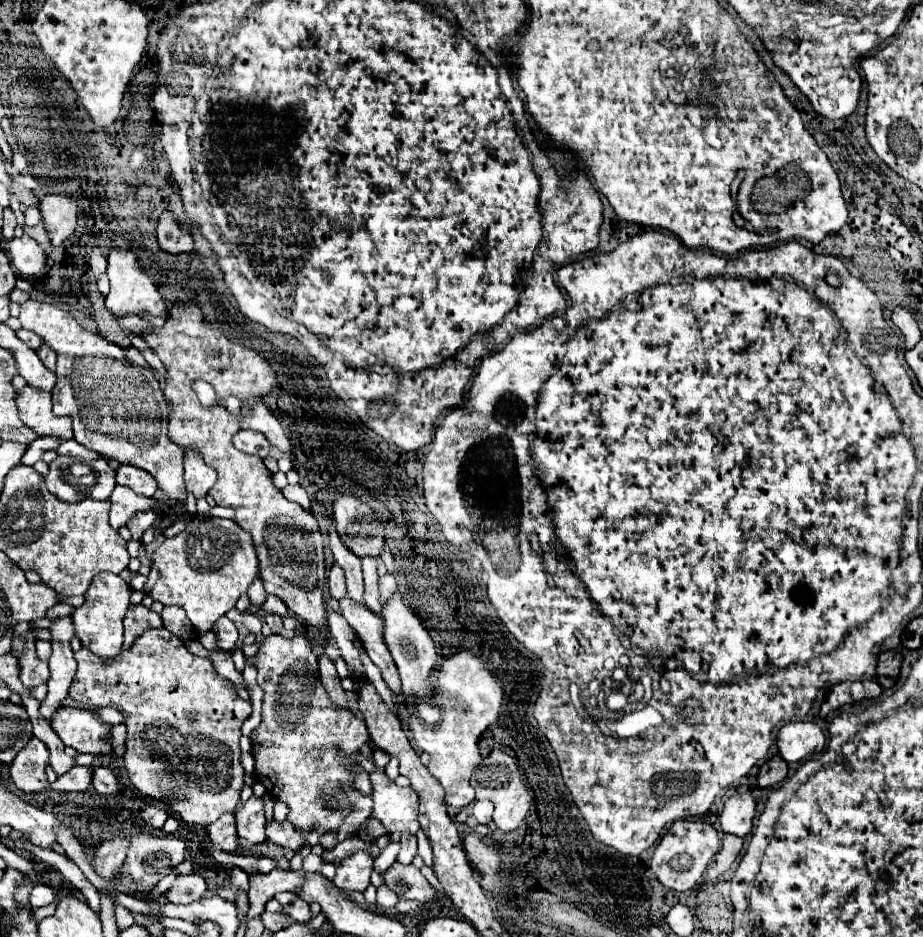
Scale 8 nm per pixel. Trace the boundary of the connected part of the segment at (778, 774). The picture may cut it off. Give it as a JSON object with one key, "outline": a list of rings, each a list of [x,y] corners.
{"outline":[[[776,754],[772,756],[768,762],[764,762],[760,766],[760,772],[758,772],[758,780],[756,780],[756,786],[758,788],[768,788],[768,786],[774,786],[778,782],[782,782],[788,774],[788,764]]]}

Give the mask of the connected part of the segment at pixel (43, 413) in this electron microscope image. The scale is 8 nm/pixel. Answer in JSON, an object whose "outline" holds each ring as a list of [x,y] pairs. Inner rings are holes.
{"outline":[[[22,388],[16,398],[20,420],[38,436],[54,436],[60,440],[72,438],[72,420],[52,412],[52,396],[36,388]]]}

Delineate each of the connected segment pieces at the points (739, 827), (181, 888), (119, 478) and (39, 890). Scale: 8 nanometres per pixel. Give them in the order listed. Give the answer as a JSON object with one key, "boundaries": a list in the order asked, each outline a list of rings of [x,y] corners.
{"boundaries":[[[[750,792],[734,794],[732,798],[726,800],[724,810],[722,810],[720,818],[718,818],[720,832],[744,838],[752,830],[754,812],[756,812],[756,802],[750,796]]],[[[192,872],[192,874],[186,874],[186,876],[178,876],[170,890],[166,892],[166,900],[168,902],[174,902],[174,904],[190,904],[190,902],[196,902],[204,896],[206,892],[206,882],[200,874]]],[[[122,464],[116,470],[116,482],[122,486],[128,486],[130,490],[134,490],[136,494],[146,496],[146,498],[152,498],[158,488],[156,480],[148,472],[140,470],[136,466],[128,466],[128,464]]],[[[36,884],[32,888],[32,894],[30,894],[30,906],[32,908],[40,908],[40,906],[48,906],[54,902],[54,892],[50,886],[46,884]]]]}

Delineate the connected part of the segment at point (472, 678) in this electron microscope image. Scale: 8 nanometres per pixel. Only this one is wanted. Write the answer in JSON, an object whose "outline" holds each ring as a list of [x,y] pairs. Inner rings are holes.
{"outline":[[[460,650],[454,656],[446,658],[436,684],[436,704],[444,710],[442,722],[436,726],[424,726],[414,714],[410,714],[410,726],[416,740],[416,746],[422,752],[430,754],[428,770],[446,790],[446,804],[454,808],[464,808],[474,802],[474,788],[470,786],[470,776],[474,768],[480,764],[482,756],[478,750],[478,740],[492,722],[498,720],[498,708],[504,702],[506,684],[500,676],[492,674],[482,660],[478,660],[470,650]],[[478,730],[478,732],[470,732]]]}

